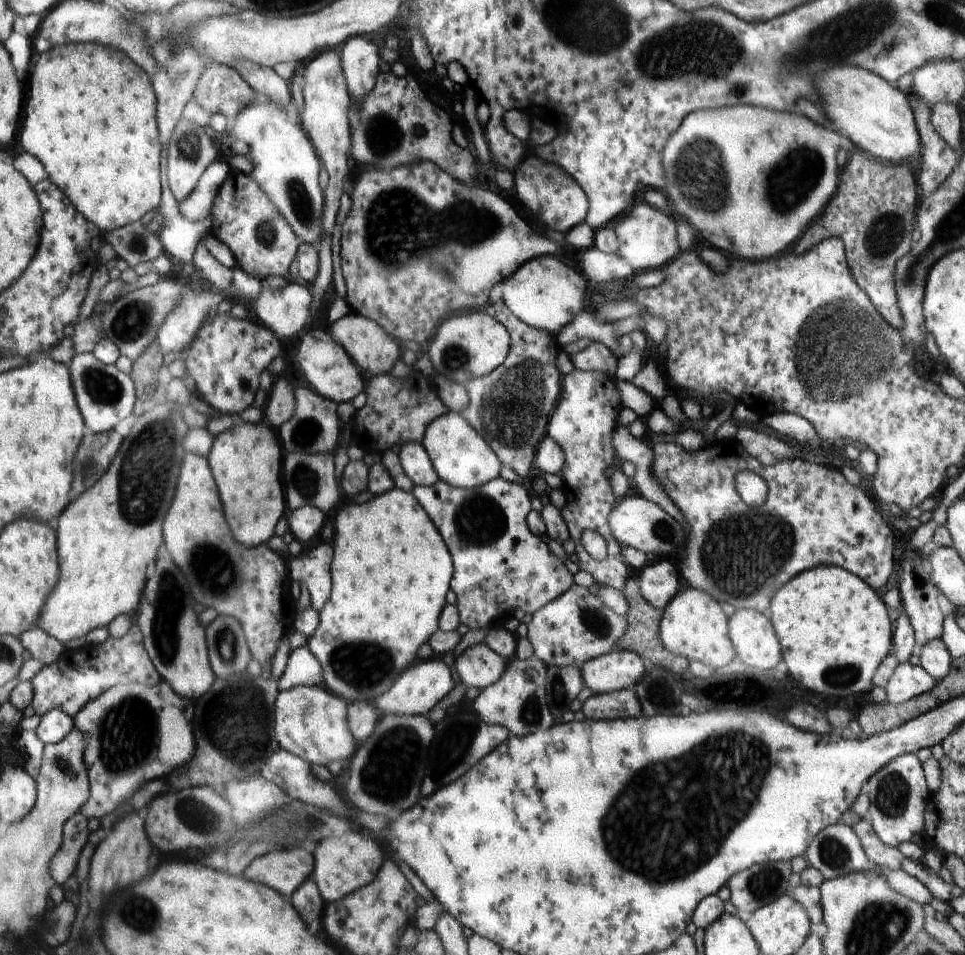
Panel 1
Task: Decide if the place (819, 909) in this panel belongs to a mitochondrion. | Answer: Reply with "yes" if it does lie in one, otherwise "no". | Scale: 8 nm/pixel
no

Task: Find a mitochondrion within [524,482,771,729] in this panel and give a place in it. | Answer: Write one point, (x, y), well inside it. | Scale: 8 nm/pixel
(660, 692)

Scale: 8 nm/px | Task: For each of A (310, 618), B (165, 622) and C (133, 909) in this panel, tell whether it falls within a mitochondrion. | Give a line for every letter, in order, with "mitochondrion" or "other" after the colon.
A: other
B: mitochondrion
C: mitochondrion

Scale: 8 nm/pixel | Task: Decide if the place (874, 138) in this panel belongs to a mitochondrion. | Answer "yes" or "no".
no

